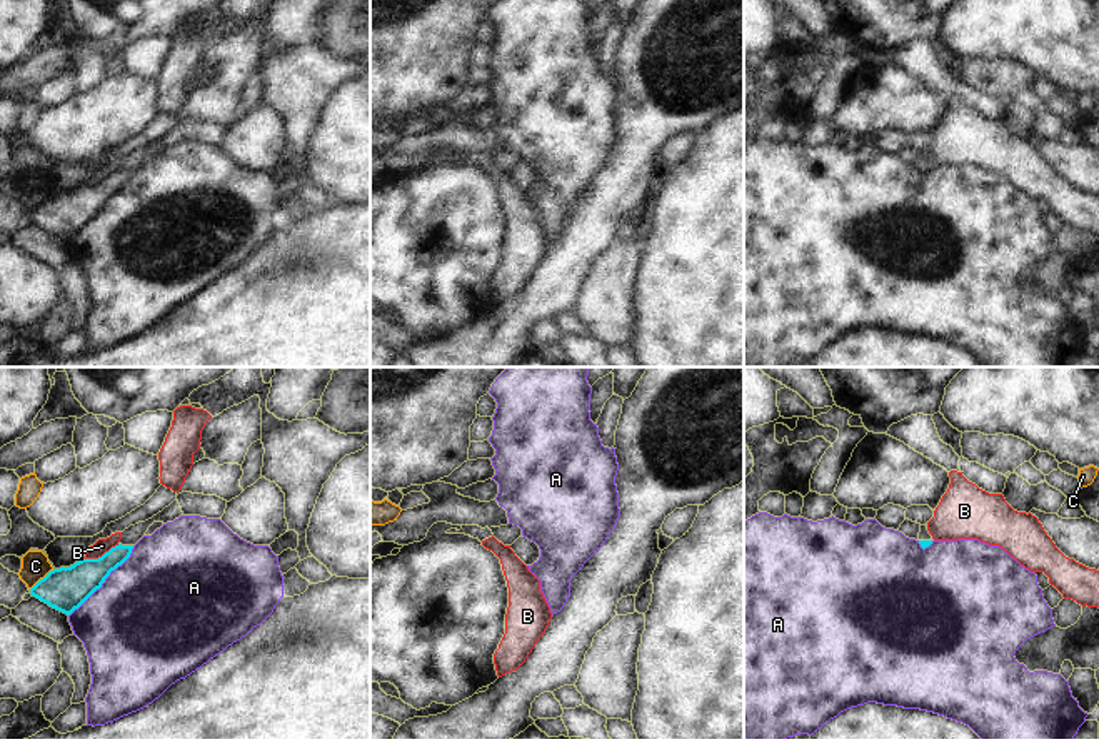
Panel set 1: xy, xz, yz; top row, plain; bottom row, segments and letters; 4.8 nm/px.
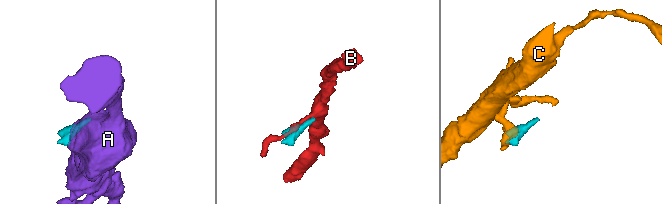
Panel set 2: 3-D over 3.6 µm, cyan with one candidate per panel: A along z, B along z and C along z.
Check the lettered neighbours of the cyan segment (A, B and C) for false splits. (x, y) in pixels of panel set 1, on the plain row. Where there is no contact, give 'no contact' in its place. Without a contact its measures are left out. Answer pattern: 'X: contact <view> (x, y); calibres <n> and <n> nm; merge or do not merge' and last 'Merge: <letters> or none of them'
A: contact xy (104, 207); calibres 220 and 500 nm; do not merge
B: contact xy (102, 182); calibres 220 and 70 nm; do not merge
C: contact xy (40, 206); calibres 220 and 140 nm; do not merge
Merge: none of them

